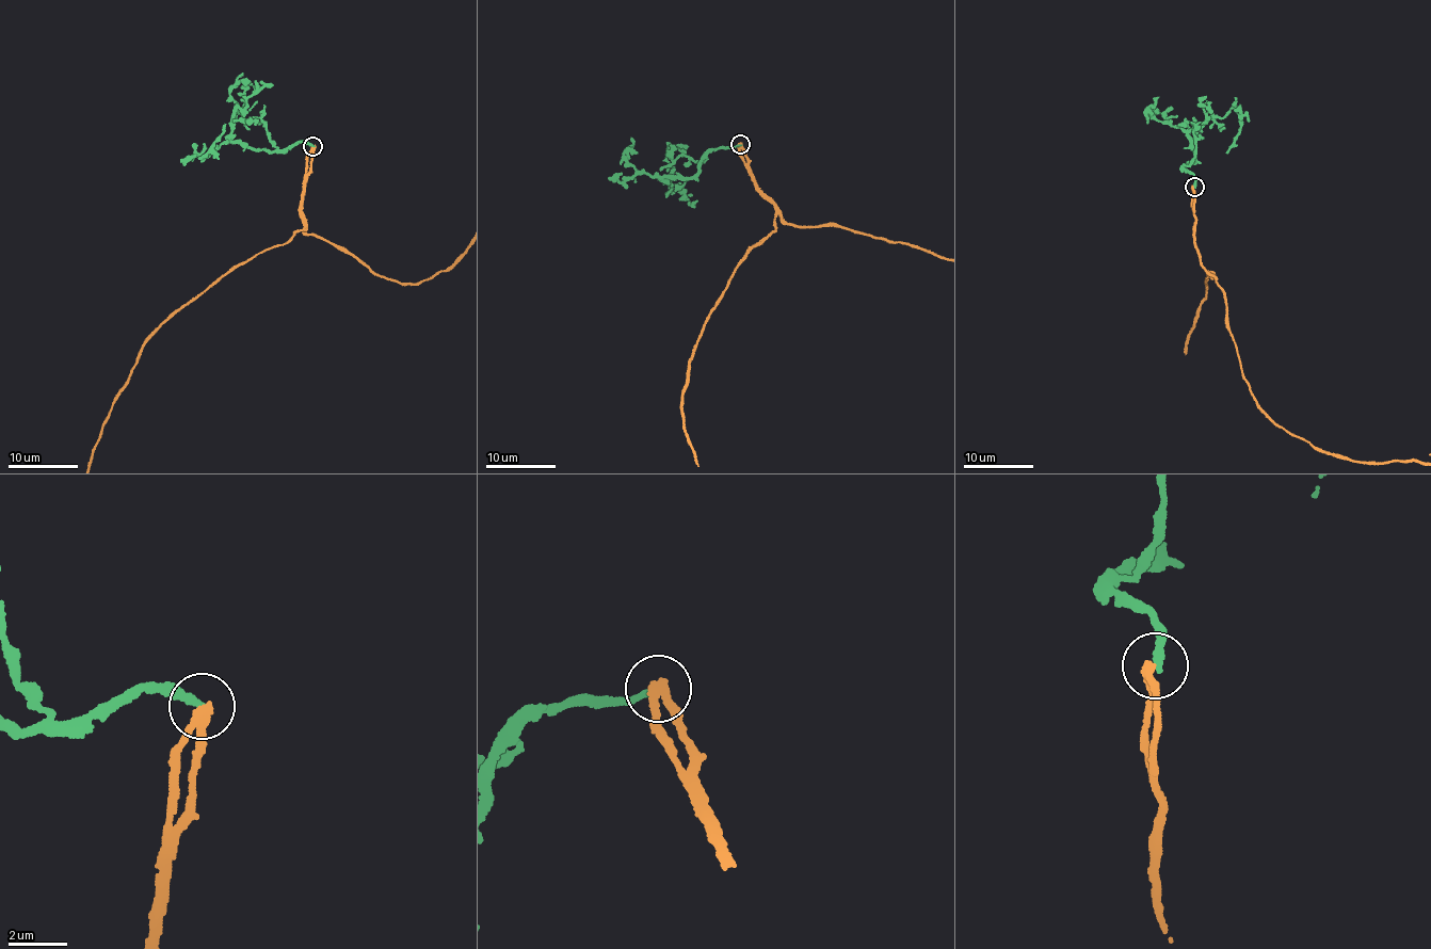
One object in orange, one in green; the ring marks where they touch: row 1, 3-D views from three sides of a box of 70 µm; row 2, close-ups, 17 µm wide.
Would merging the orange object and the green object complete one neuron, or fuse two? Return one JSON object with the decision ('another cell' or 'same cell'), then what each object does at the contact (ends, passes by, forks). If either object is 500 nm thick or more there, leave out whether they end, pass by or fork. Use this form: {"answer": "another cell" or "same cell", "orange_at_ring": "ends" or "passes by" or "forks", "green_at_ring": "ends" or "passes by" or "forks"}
{"answer": "another cell", "orange_at_ring": "passes by", "green_at_ring": "ends"}

